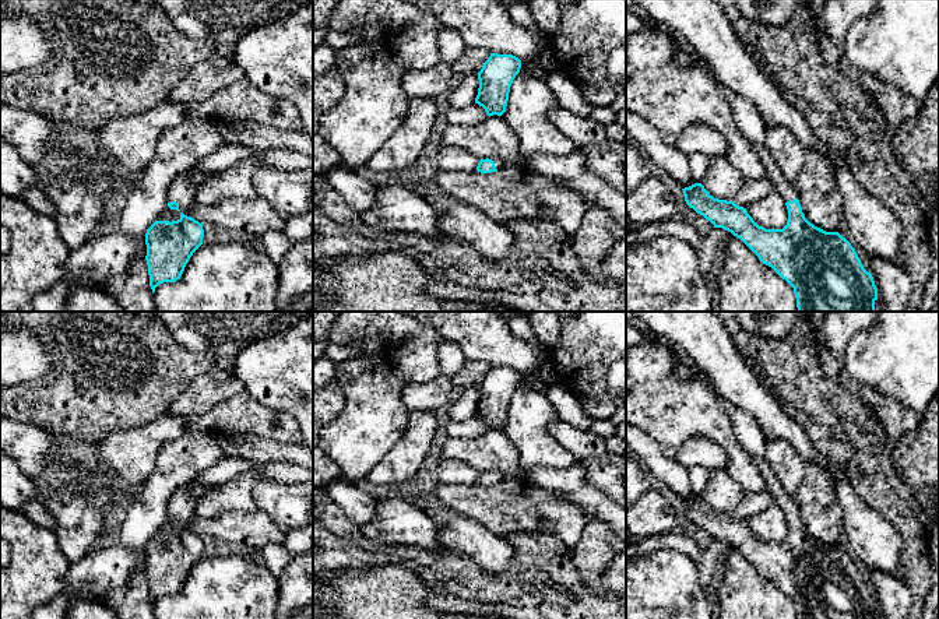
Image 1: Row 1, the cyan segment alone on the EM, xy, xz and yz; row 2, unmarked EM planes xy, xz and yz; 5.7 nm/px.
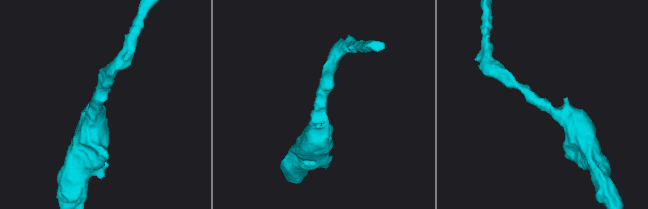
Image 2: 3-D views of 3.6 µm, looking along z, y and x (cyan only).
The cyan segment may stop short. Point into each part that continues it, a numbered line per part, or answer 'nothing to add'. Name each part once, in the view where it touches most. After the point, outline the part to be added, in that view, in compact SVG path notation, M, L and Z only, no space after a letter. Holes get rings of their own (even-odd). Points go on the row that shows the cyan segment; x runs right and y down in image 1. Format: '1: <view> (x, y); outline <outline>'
1: xy (182, 190); outline M190 169L177 175L168 189L168 203L176 201L179 210L186 210L196 201L197 187L190 180Z

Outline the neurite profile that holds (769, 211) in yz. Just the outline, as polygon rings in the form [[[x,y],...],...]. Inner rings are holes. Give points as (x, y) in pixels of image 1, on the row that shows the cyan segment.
[[[777,190],[752,201],[746,207],[753,221],[766,229],[782,229],[788,221],[788,210]]]

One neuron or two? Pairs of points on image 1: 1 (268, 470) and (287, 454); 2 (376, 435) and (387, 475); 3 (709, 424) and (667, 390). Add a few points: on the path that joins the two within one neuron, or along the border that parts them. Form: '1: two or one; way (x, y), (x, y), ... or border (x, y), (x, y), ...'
1: two; border (246, 459), (291, 461), (298, 465)
2: two; border (403, 432), (403, 436), (364, 477)
3: one; way (699, 414), (695, 410), (685, 408), (677, 400)

